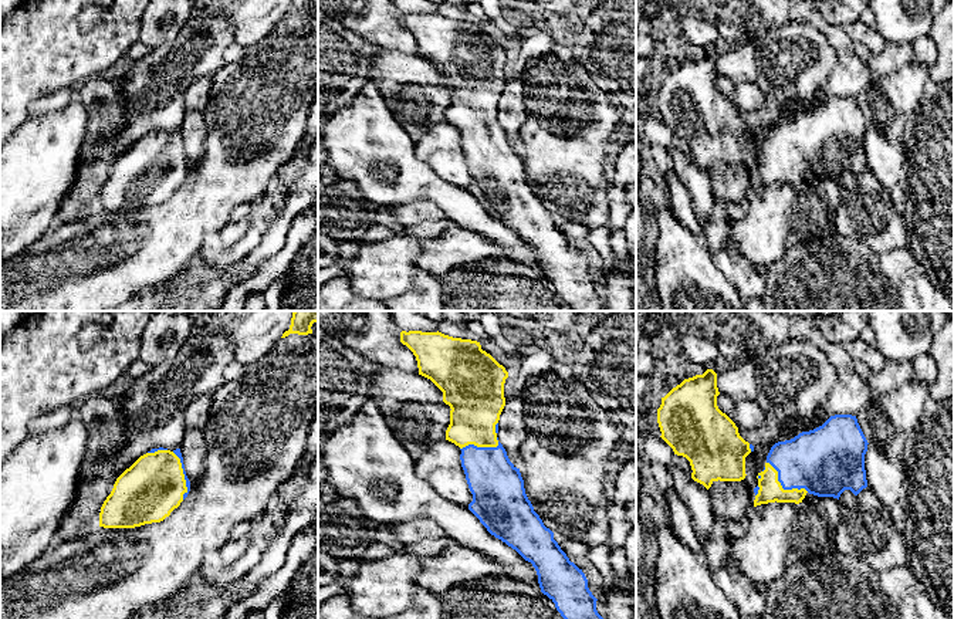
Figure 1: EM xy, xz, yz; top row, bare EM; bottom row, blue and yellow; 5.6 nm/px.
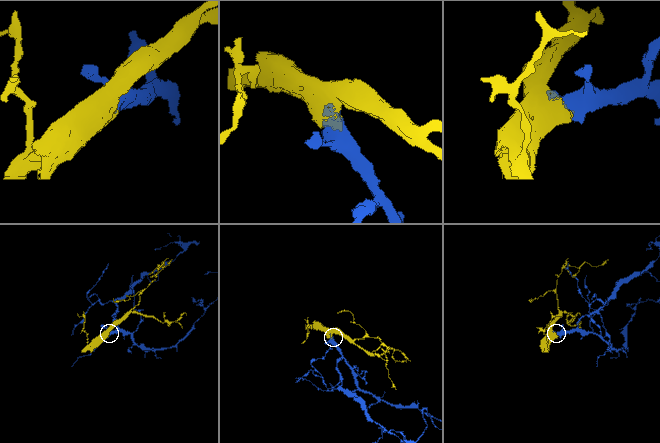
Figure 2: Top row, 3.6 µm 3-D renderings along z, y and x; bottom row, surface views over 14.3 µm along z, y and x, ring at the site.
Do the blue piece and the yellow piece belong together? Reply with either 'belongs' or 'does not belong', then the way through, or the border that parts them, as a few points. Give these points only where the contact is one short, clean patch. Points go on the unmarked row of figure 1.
belongs

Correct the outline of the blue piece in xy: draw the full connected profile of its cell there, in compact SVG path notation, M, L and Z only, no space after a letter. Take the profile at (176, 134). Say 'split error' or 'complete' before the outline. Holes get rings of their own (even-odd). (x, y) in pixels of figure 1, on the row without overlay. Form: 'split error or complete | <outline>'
split error | M152 131L116 160L101 189L99 209L135 210L160 204L189 173L180 131Z

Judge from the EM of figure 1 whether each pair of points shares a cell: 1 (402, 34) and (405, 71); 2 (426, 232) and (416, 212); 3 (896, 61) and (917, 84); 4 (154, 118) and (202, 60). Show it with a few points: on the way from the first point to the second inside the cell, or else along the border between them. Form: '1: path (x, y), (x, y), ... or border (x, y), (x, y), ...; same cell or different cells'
1: border (381, 48), (408, 54); different cells
2: border (445, 217), (405, 227); different cells
3: border (912, 61), (887, 74), (870, 78); different cells
4: path (155, 102), (186, 71); same cell

